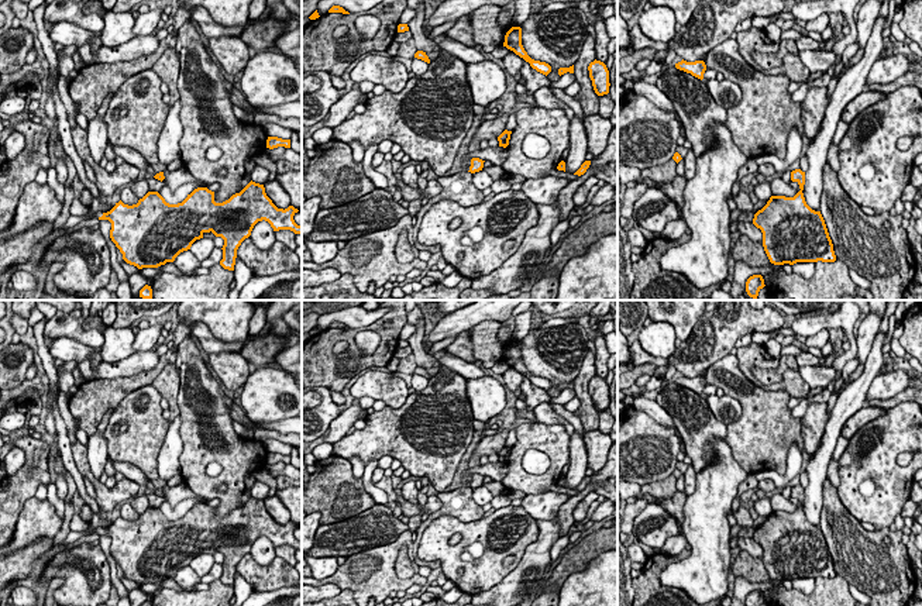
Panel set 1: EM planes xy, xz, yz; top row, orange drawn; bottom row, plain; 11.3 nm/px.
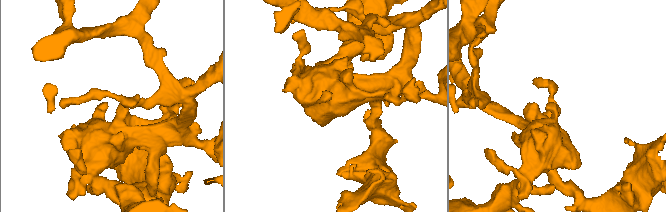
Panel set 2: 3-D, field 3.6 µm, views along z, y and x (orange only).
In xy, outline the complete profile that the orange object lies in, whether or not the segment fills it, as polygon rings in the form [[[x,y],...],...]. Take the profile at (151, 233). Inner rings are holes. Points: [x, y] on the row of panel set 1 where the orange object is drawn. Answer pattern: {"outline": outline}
{"outline": [[[250,182],[240,193],[233,194],[223,203],[214,202],[214,192],[207,187],[195,189],[188,197],[178,204],[169,204],[158,192],[148,192],[137,204],[128,206],[121,200],[107,211],[90,213],[89,206],[85,206],[78,197],[70,204],[70,216],[79,216],[111,223],[110,238],[123,254],[123,259],[142,268],[158,268],[166,262],[173,262],[175,258],[190,249],[196,240],[203,238],[204,233],[213,233],[224,240],[223,259],[220,265],[224,269],[234,271],[237,249],[241,242],[251,235],[254,225],[258,221],[268,221],[273,231],[290,230],[295,234],[302,234],[302,225],[297,225],[293,216],[299,211],[293,206],[278,209],[266,196],[264,185]]]}

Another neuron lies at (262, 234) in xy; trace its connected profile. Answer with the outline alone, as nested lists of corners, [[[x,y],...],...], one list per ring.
[[[265,220],[258,221],[254,225],[250,238],[252,240],[255,247],[259,249],[269,249],[276,241],[273,228]]]

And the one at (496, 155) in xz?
[[[486,147],[485,149],[477,149],[474,152],[468,152],[462,159],[462,168],[467,168],[467,162],[472,158],[479,158],[482,161],[489,161],[492,165],[499,165],[506,161],[509,152],[503,147]]]

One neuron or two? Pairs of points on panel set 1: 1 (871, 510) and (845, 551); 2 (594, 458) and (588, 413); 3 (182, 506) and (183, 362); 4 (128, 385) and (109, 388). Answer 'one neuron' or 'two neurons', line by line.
1: two neurons
2: two neurons
3: two neurons
4: one neuron

